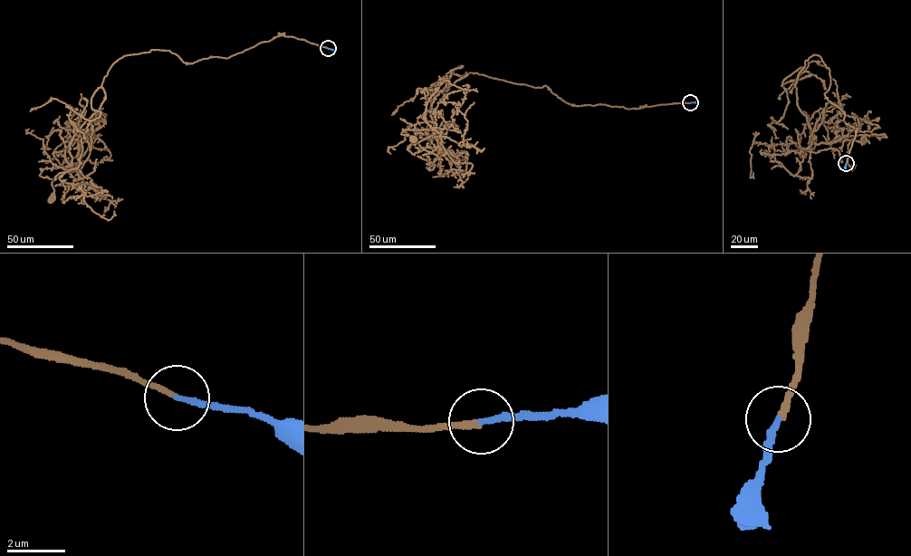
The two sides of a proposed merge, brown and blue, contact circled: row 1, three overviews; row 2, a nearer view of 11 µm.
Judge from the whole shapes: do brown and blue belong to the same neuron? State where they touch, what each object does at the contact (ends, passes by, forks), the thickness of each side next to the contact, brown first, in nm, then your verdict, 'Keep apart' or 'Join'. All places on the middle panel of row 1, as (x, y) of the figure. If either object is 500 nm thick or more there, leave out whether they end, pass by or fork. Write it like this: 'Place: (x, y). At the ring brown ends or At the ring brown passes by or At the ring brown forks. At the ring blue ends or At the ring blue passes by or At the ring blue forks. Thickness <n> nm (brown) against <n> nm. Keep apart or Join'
Place: (690, 102). At the ring brown ends. At the ring blue ends. Thickness 190 nm (brown) against 190 nm. Join

